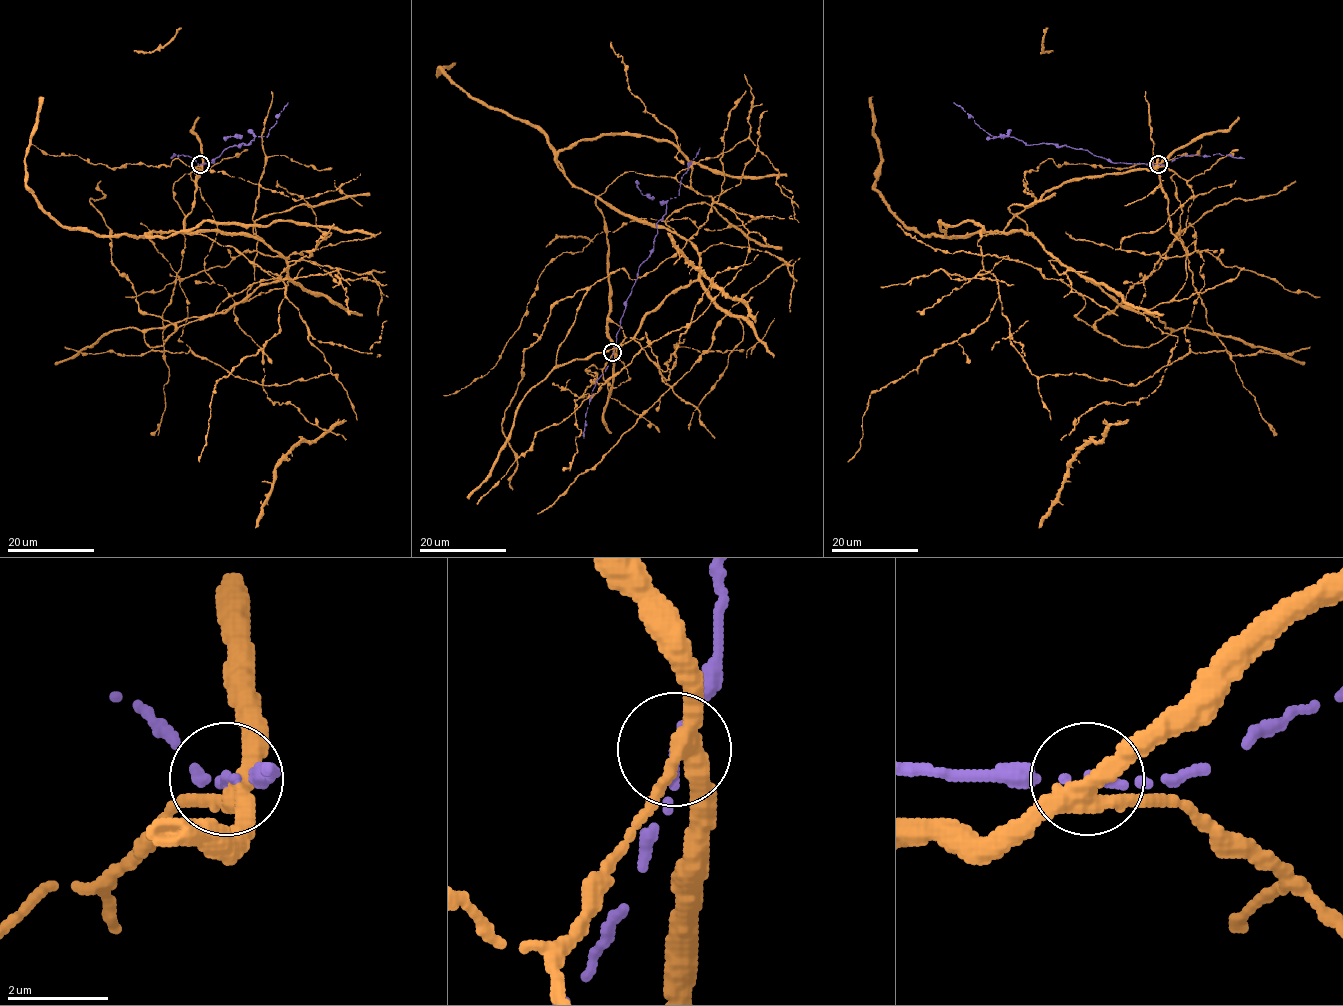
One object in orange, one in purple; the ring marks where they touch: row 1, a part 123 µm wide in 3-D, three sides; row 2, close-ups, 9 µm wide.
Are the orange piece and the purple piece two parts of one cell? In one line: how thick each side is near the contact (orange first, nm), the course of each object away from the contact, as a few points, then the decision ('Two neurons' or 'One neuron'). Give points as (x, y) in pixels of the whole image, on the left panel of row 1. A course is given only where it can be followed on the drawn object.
Thickness 360 nm (orange) against 130 nm. Course of orange: (201, 164), (184, 229), (262, 240), (287, 275), (224, 312), (149, 329), (151, 347), (312, 255), (333, 224). Course of purple: (201, 164), (213, 163), (227, 148), (248, 144), (254, 137), (268, 136), (287, 102). Two neurons

